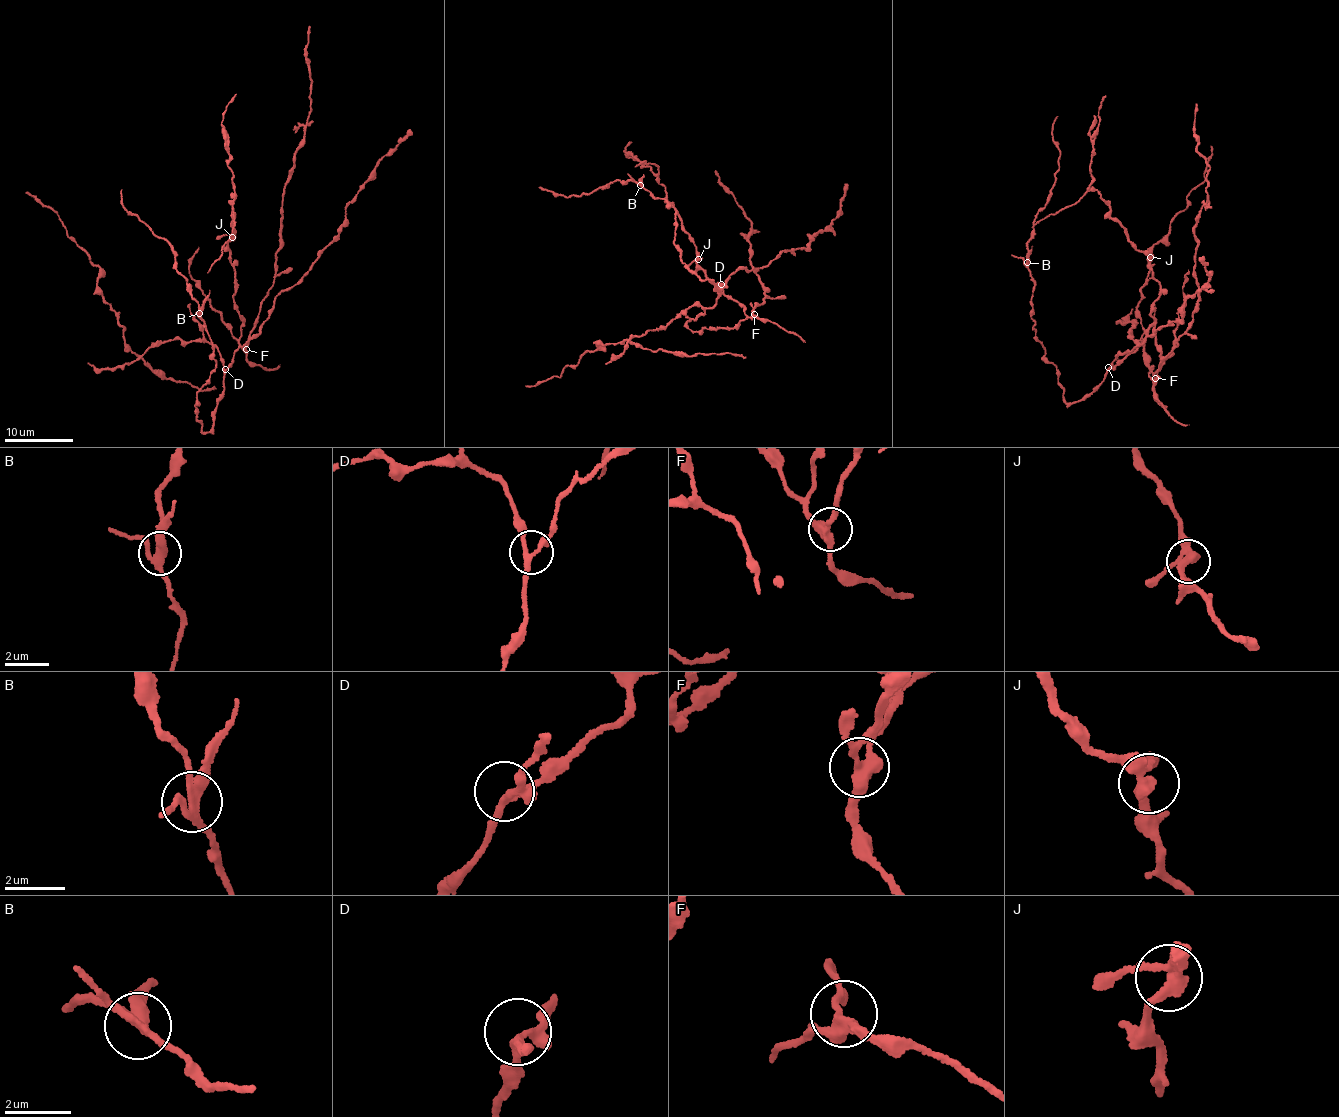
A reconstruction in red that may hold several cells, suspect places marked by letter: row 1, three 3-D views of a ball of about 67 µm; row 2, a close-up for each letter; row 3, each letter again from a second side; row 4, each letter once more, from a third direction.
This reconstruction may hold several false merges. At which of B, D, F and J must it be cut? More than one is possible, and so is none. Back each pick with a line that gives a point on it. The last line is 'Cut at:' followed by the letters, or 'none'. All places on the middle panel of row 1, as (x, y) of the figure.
B: at (640, 185)
Cut at: B

